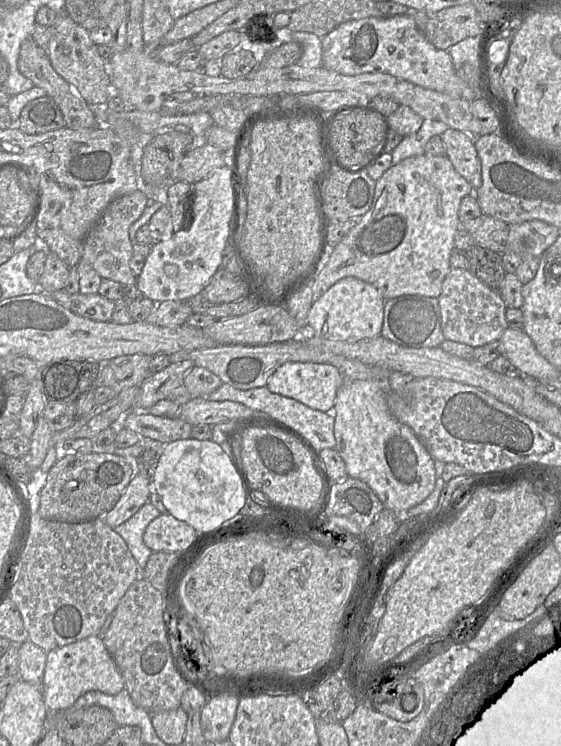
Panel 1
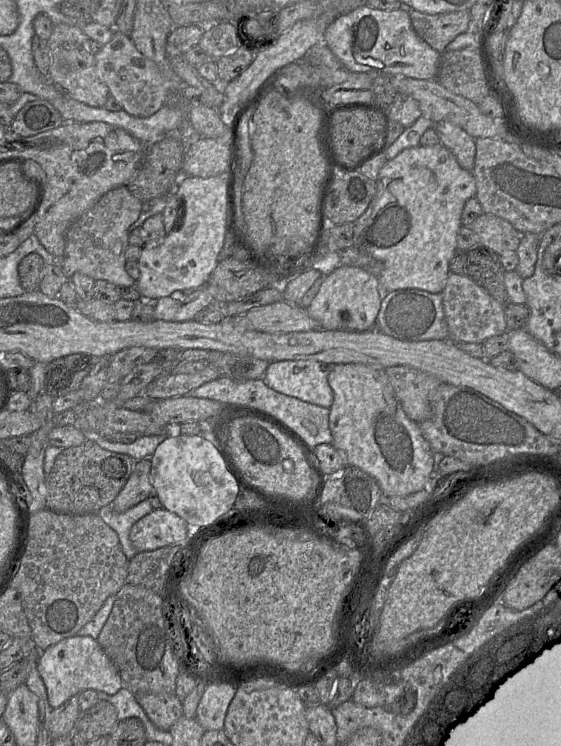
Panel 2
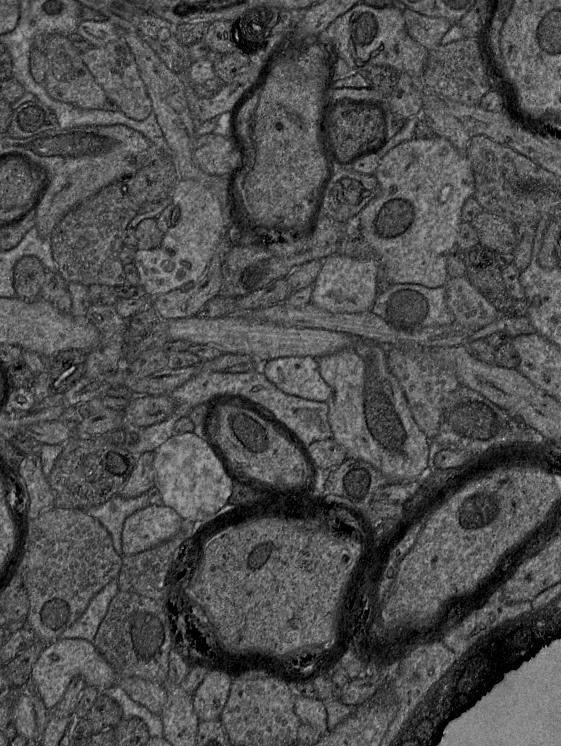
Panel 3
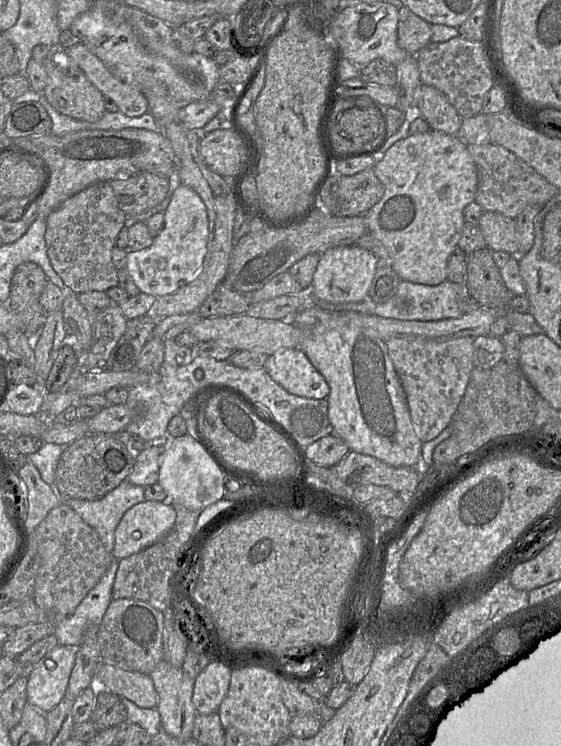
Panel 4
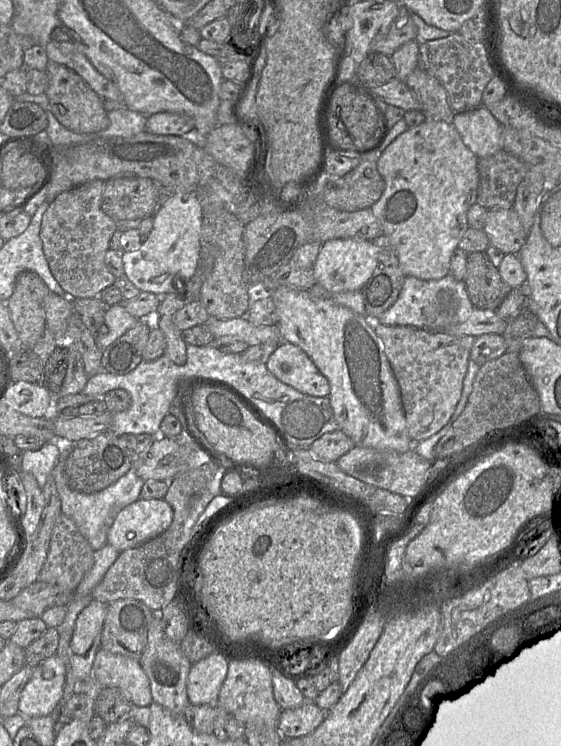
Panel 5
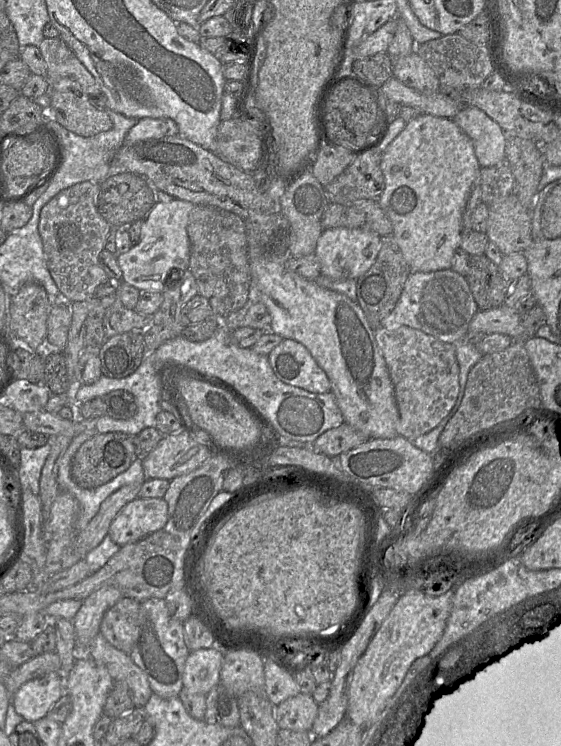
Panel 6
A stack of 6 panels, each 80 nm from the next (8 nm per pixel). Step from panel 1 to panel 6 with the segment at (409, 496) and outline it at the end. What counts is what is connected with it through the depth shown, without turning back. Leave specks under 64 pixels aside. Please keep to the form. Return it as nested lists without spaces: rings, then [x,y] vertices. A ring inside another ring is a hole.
[[[264,256],[249,259],[251,283],[259,291],[259,301],[268,309],[272,321],[270,331],[283,339],[293,339],[303,344],[327,374],[331,392],[343,415],[344,422],[363,433],[368,439],[393,439],[398,436],[396,423],[399,411],[394,387],[386,361],[378,347],[374,330],[357,301],[346,295],[319,286],[289,270],[279,259]]]

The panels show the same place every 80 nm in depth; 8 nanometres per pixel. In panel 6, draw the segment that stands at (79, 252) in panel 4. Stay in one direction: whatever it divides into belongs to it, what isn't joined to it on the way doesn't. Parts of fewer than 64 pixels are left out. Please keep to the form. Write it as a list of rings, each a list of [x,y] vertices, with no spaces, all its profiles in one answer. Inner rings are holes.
[[[81,182],[60,191],[41,210],[39,234],[48,270],[67,303],[86,301],[95,296],[96,288],[107,281],[99,255],[105,248],[112,226],[97,210],[99,183]]]

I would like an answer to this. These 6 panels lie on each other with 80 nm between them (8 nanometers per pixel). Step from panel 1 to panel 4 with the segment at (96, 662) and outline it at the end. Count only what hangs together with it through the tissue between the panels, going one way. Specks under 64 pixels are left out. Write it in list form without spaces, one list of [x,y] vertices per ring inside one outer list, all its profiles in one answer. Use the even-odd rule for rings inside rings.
[[[58,645],[48,652],[28,677],[27,703],[42,713],[54,709],[64,698],[77,647]]]

